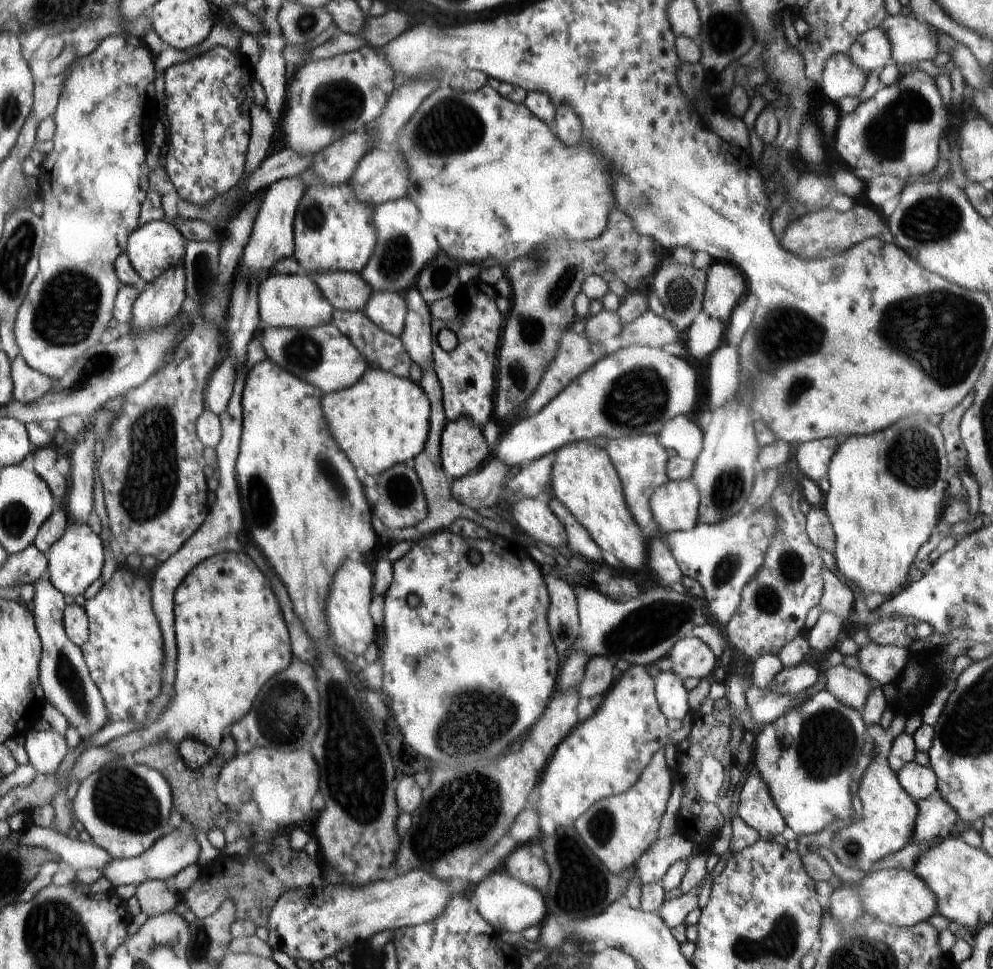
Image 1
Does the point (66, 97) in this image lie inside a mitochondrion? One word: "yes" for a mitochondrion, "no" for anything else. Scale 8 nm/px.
no

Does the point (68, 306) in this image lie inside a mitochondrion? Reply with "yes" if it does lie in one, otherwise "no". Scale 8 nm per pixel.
yes

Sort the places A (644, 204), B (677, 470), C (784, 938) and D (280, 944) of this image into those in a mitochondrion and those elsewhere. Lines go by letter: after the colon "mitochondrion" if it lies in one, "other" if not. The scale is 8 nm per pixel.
A: mitochondrion
B: other
C: mitochondrion
D: other

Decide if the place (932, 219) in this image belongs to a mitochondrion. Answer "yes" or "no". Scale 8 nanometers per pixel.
yes

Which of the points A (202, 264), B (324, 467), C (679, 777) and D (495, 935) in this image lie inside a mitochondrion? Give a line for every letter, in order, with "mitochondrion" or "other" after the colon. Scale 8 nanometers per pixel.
A: mitochondrion
B: mitochondrion
C: other
D: other

